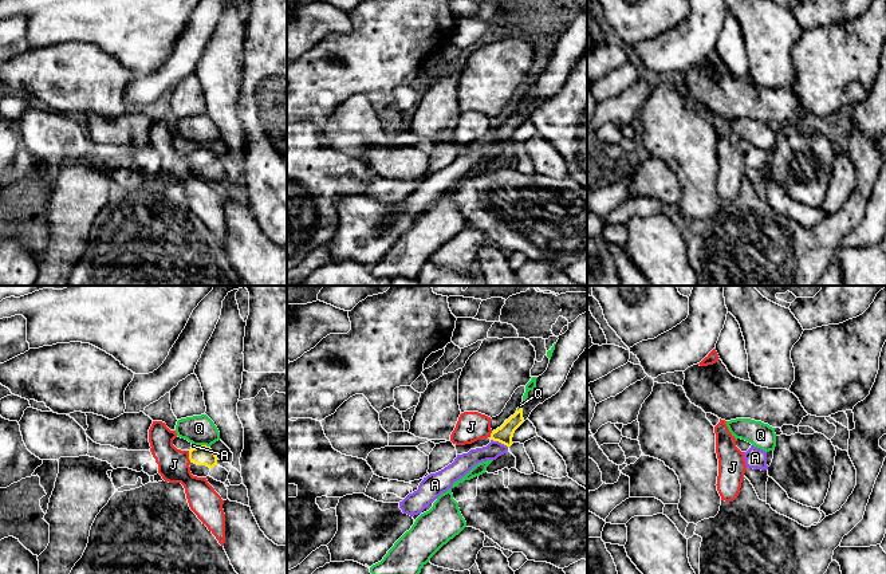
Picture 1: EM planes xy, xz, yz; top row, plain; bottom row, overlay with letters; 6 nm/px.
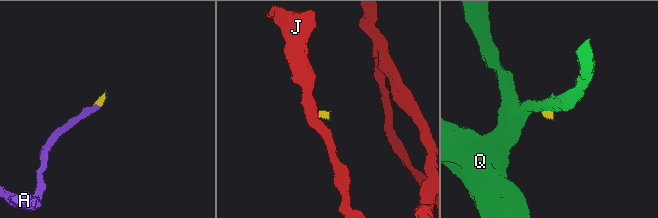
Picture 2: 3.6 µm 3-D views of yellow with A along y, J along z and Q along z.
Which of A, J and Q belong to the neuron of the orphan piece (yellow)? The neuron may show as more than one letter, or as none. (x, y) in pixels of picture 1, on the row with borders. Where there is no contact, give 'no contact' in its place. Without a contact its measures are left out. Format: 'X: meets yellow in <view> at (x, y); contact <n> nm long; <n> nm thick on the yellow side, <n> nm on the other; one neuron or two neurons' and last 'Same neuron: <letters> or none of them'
A: meets yellow in xz at (500, 441); contact 120 nm long; 100 nm thick on the yellow side, 110 nm on the other; one neuron
J: meets yellow in xy at (189, 456); contact 70 nm long; 120 nm thick on the yellow side, 190 nm on the other; two neurons
Q: meets yellow in xy at (203, 445); contact 80 nm long; 120 nm thick on the yellow side, 180 nm on the other; two neurons
Same neuron: A

